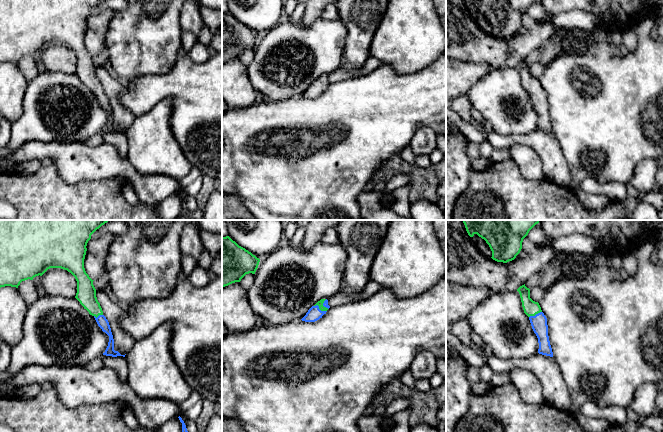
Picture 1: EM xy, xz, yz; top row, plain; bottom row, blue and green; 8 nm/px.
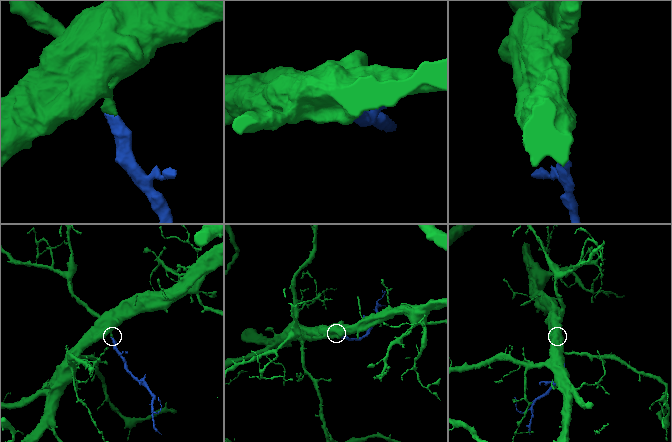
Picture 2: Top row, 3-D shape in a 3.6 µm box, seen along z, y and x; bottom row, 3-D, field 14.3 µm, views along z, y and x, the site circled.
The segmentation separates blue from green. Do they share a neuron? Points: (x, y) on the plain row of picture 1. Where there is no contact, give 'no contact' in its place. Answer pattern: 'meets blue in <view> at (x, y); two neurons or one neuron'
meets blue in xz at (319, 85); one neuron

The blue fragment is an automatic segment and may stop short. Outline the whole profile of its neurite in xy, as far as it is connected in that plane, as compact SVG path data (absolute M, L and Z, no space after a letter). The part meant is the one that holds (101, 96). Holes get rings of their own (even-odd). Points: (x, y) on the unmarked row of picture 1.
M0 0L0 64L16 63L22 57L42 52L50 44L70 48L77 57L75 74L92 91L98 102L109 112L106 132L123 132L114 126L114 115L108 96L96 73L93 57L86 49L84 35L91 11L104 0Z

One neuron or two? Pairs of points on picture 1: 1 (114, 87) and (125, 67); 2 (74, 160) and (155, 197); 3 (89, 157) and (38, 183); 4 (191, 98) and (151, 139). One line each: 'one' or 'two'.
1: two
2: one
3: two
4: two

